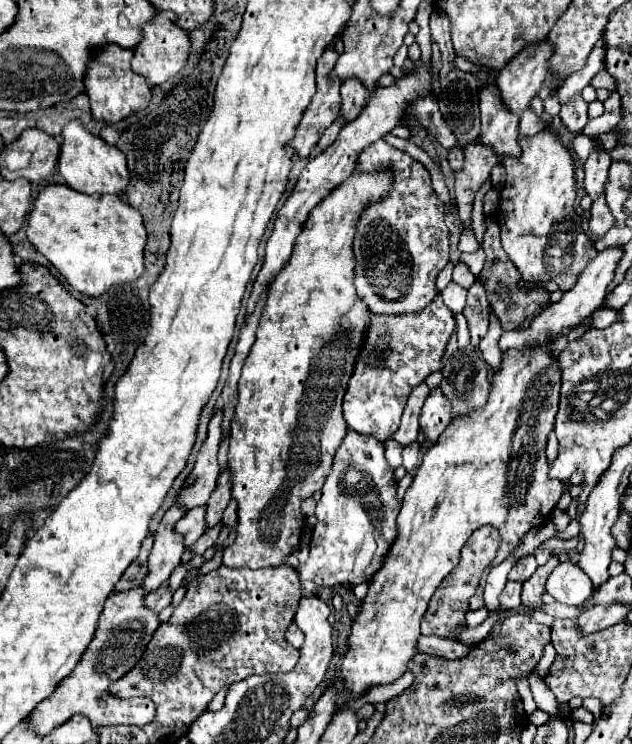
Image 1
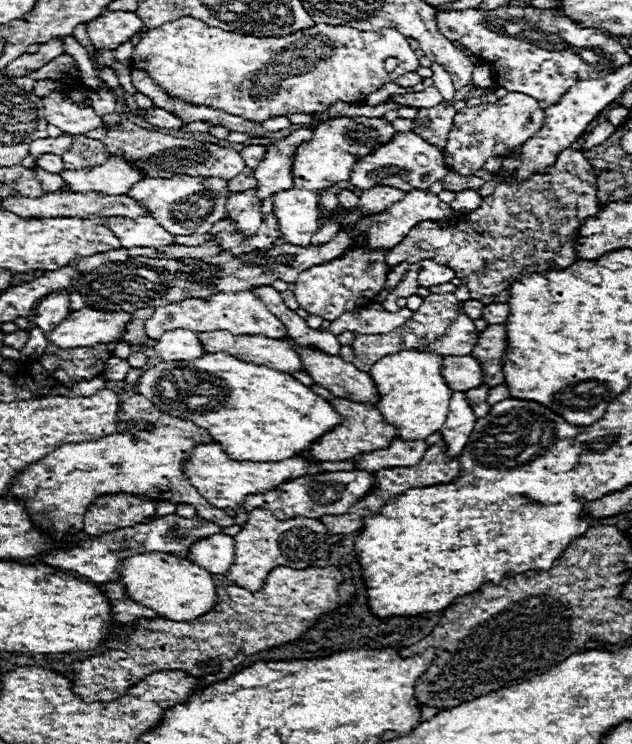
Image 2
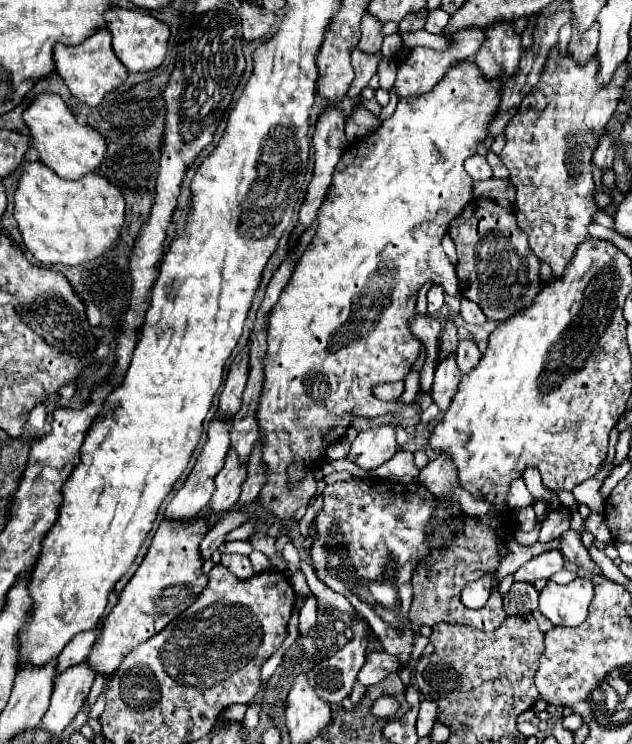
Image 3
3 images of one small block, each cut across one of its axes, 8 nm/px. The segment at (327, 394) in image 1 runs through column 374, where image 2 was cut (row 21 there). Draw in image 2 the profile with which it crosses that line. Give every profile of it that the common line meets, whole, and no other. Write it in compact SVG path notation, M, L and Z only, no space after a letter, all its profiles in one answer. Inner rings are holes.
M190 16L146 30L140 42L134 46L130 64L134 70L146 72L146 76L152 78L168 96L178 98L180 102L216 108L226 114L240 116L252 122L264 122L272 116L286 116L300 112L312 114L328 108L338 100L358 104L364 102L368 94L382 88L382 84L396 80L406 72L416 72L420 66L406 38L392 28L382 28L378 32L362 32L348 26L316 24L312 28L300 30L284 38L256 38L256 36L238 36L234 32L212 28ZM388 56L398 58L398 68L394 72L384 70L384 60Z

